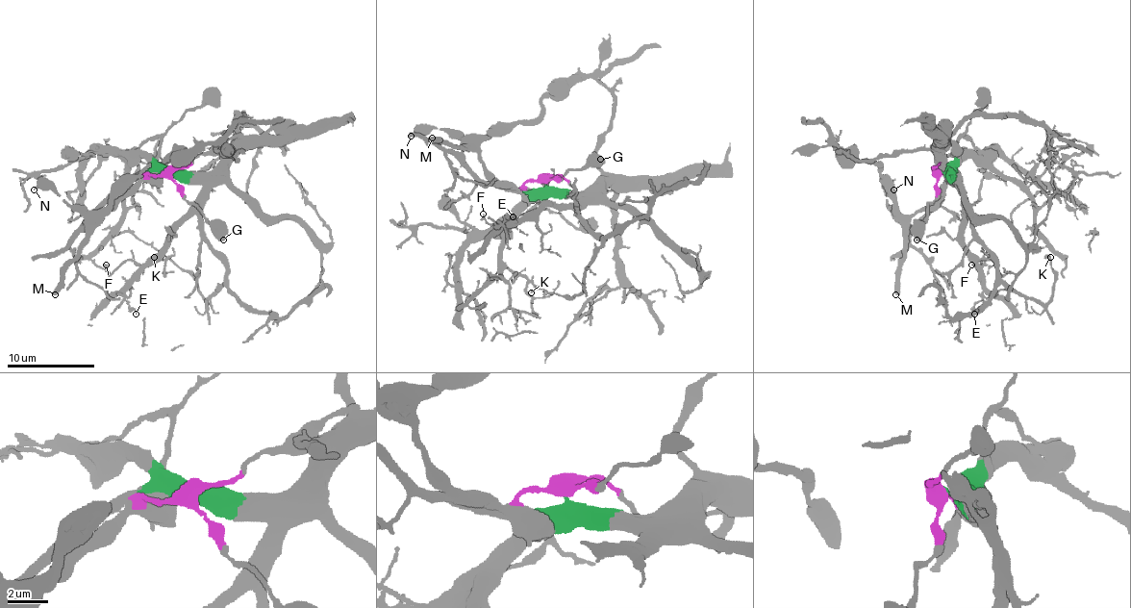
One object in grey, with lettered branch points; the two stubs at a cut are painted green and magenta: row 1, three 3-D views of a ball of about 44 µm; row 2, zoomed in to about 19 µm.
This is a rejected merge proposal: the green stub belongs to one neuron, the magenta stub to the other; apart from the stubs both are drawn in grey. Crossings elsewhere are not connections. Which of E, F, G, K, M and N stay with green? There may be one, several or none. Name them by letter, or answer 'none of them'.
E, F, K

